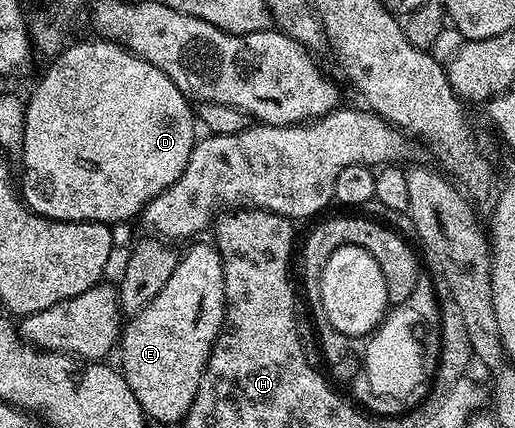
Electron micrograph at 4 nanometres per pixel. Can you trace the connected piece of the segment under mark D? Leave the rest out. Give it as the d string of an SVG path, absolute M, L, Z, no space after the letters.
M98 36L92 37L92 42L75 42L60 50L59 54L50 63L51 66L43 74L43 79L35 86L35 91L25 102L23 112L23 190L21 186L21 198L28 210L39 214L42 218L52 218L58 222L106 222L116 224L126 218L142 215L146 206L165 192L170 185L178 180L189 163L191 150L197 141L197 114L187 95L183 94L161 72L161 68L153 68L145 59L138 58L136 54L126 50L124 46L118 46L116 42L108 42L107 39Z

